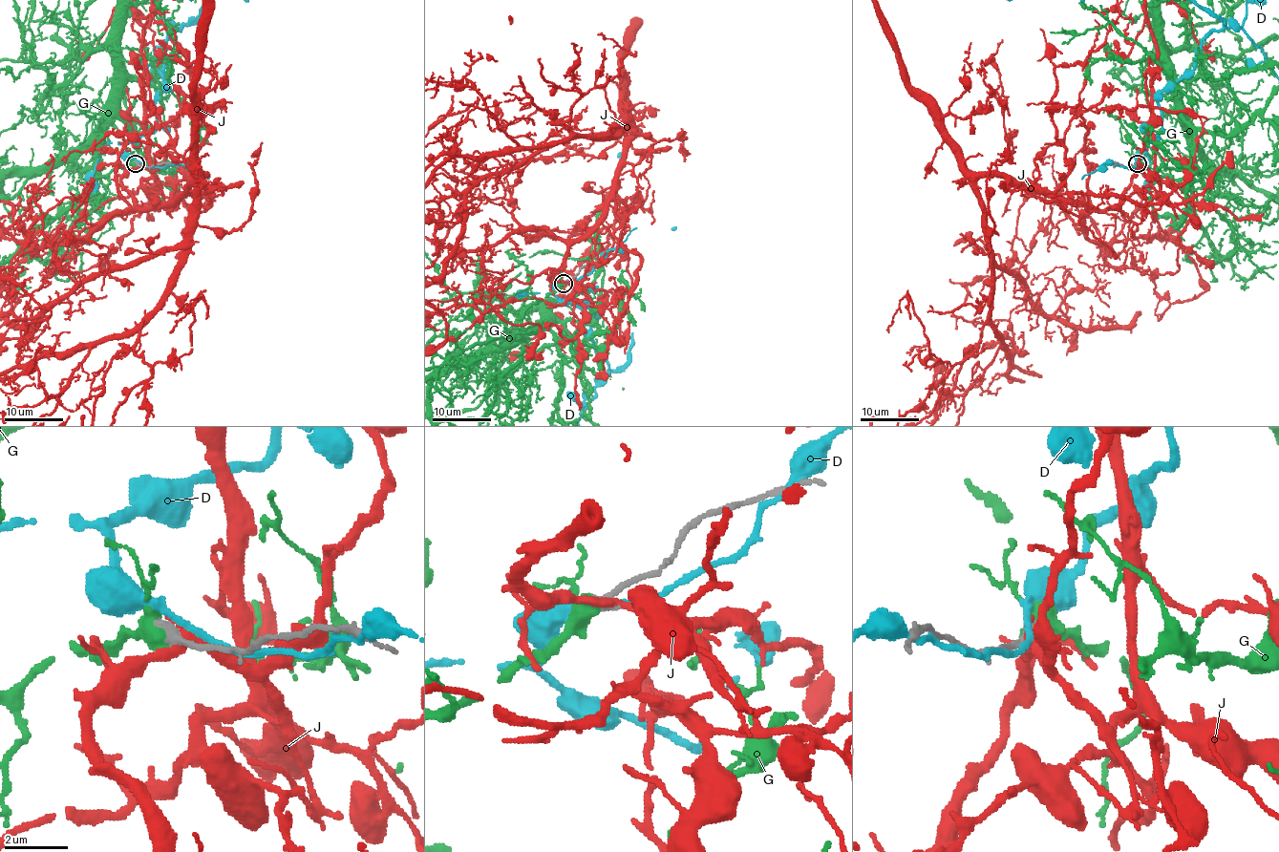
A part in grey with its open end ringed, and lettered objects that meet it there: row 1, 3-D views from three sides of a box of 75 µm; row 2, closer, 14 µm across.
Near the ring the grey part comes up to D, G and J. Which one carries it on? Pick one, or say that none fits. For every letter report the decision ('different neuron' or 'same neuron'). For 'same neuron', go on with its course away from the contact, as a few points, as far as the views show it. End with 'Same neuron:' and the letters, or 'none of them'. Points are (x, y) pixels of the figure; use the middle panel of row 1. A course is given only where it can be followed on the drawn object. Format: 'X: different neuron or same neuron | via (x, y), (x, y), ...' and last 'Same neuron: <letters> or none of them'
D: different neuron
G: same neuron
J: different neuron
Same neuron: G

